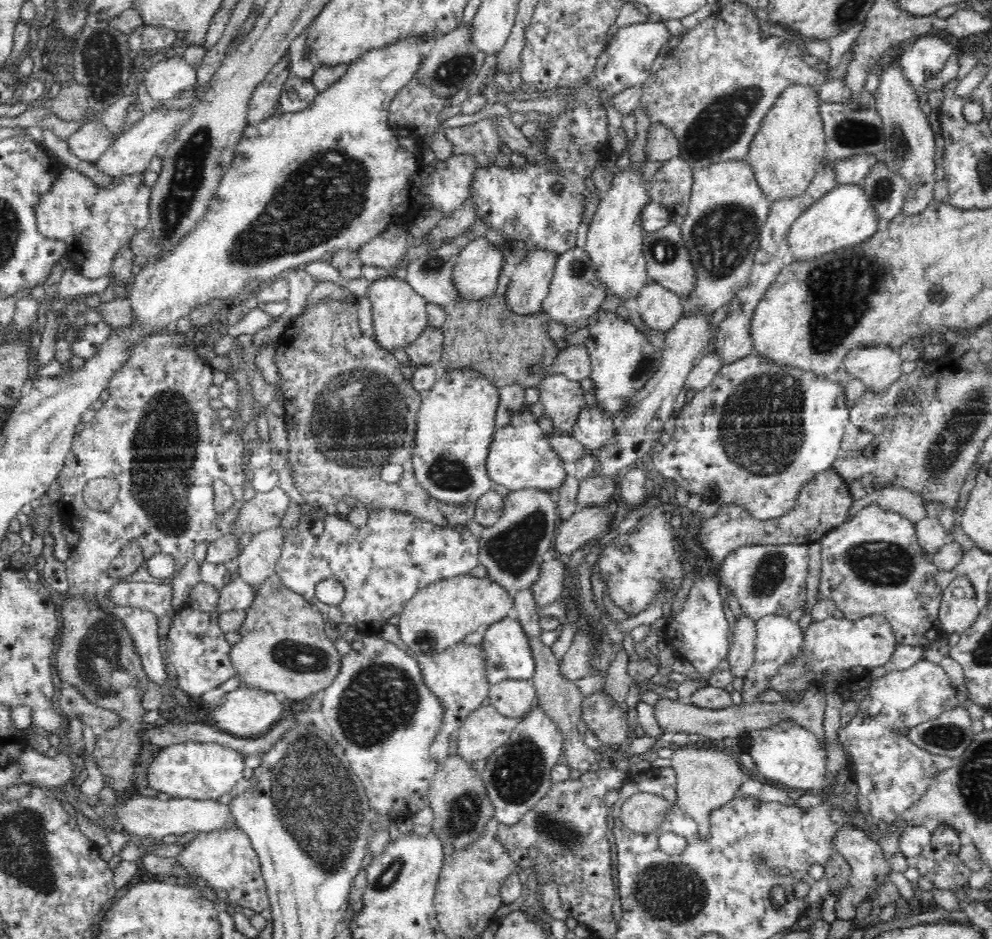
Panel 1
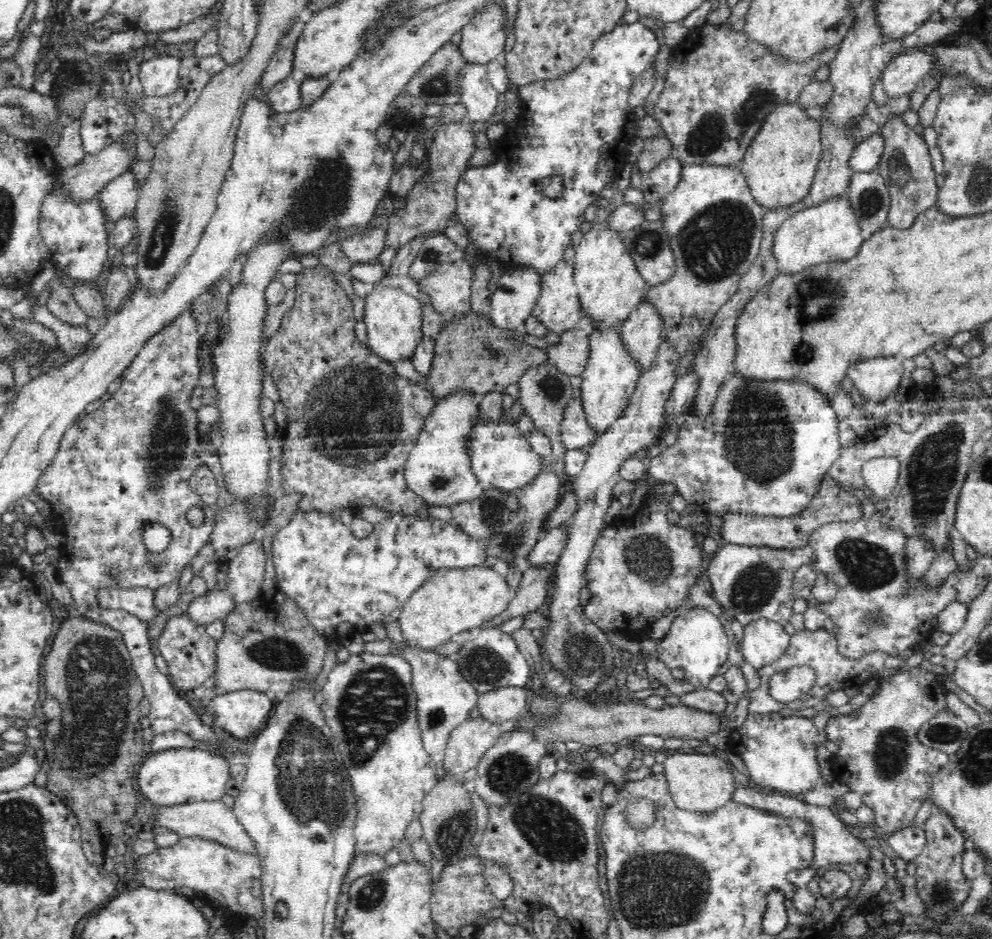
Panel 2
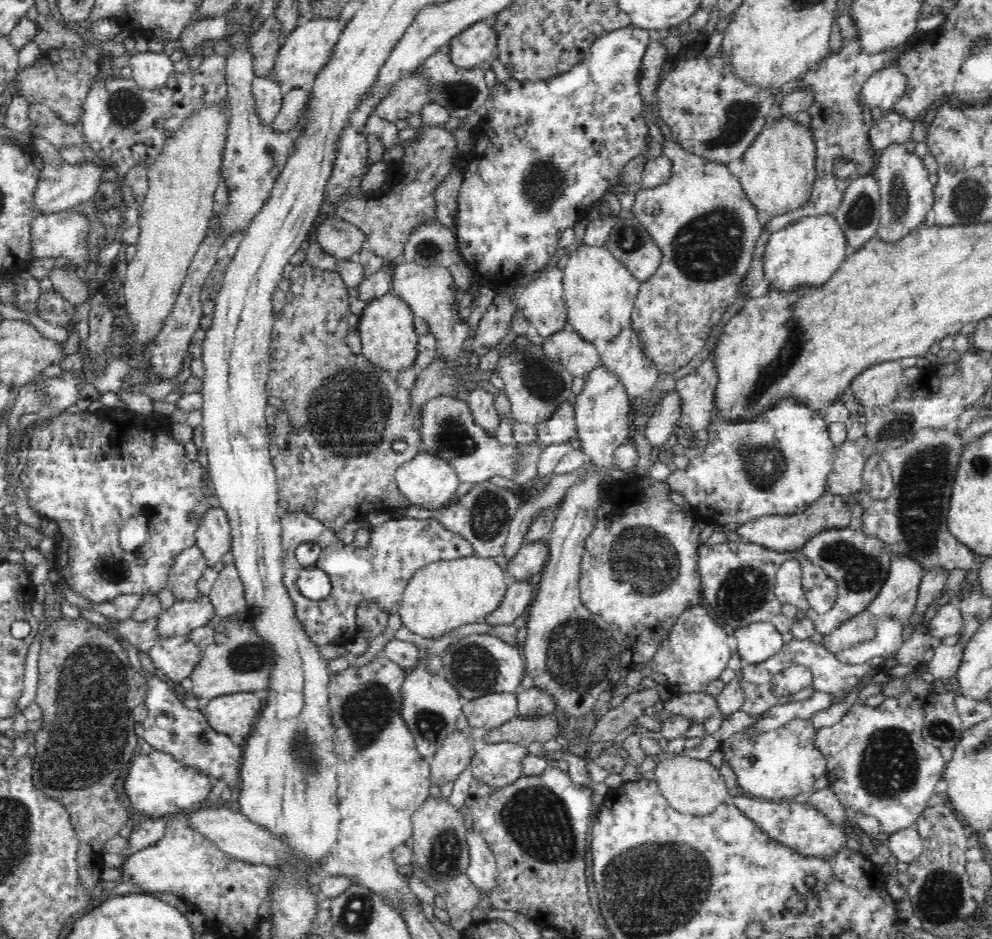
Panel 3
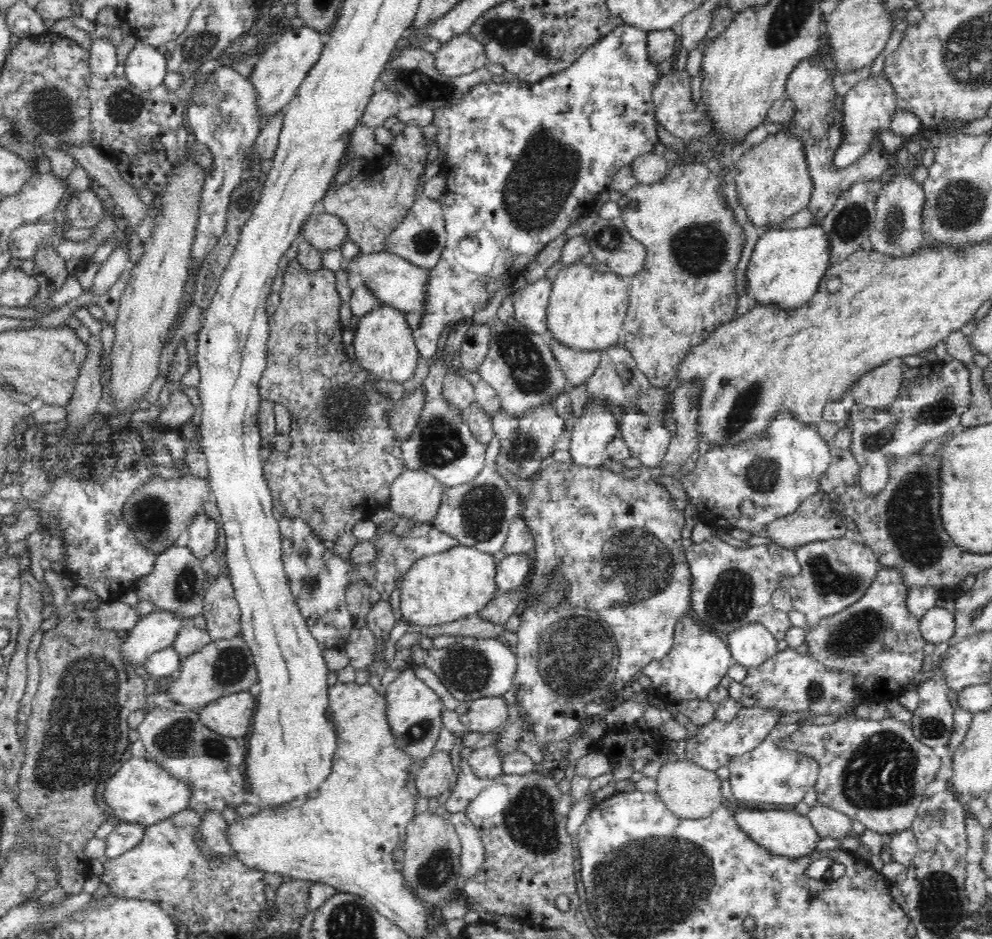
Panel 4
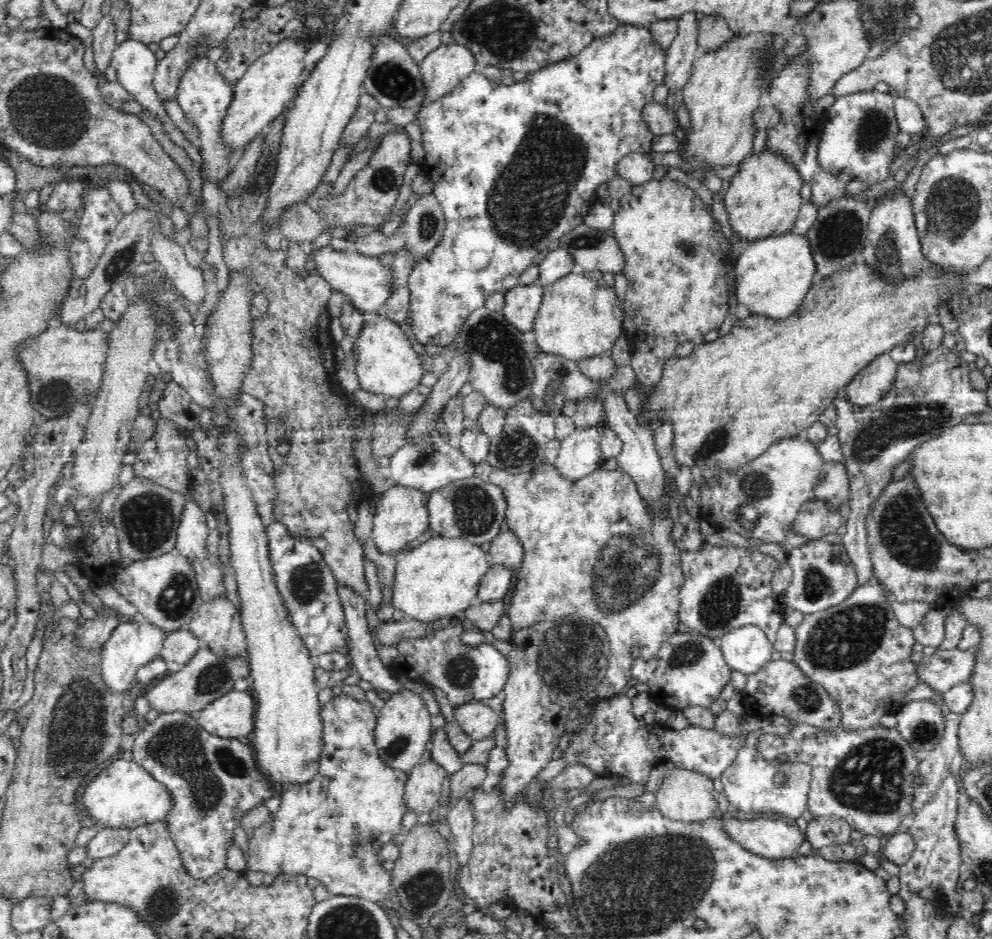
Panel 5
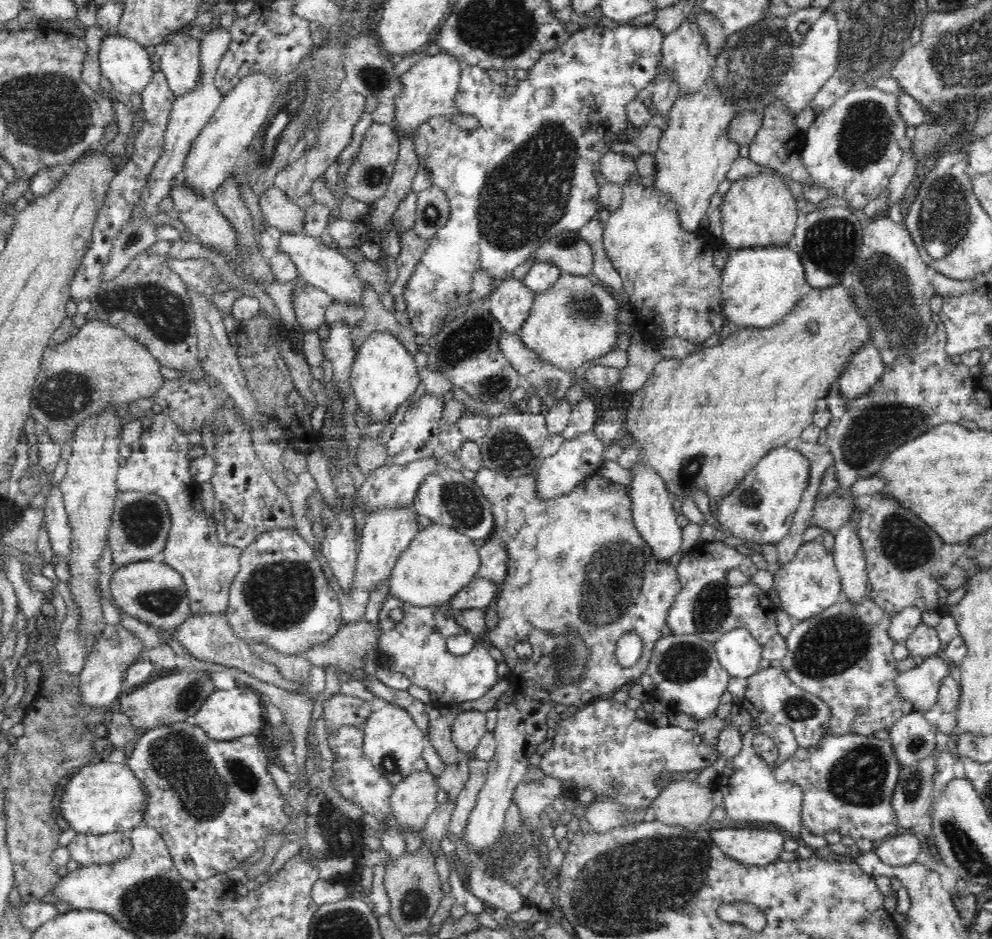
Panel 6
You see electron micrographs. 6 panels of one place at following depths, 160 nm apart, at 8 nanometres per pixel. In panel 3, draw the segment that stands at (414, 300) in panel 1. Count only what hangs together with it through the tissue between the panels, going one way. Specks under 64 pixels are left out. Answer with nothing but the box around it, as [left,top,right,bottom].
[359,294,419,375]

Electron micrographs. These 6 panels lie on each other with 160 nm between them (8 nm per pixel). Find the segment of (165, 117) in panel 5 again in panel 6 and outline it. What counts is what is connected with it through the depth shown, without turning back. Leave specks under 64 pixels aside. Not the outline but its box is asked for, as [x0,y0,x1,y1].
[99,35,157,94]

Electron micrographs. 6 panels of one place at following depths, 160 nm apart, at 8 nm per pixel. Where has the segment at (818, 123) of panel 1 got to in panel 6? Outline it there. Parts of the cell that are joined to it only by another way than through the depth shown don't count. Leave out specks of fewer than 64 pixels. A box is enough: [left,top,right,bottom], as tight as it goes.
[720,168,798,250]

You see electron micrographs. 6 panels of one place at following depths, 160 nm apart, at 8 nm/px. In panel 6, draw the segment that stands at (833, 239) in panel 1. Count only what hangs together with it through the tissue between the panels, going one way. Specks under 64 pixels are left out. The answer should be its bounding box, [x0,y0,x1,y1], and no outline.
[722,244,808,329]

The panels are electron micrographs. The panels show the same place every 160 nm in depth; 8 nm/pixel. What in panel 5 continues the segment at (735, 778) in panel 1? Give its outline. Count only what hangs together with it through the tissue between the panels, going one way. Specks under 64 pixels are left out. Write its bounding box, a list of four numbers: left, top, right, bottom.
[655,768,717,822]

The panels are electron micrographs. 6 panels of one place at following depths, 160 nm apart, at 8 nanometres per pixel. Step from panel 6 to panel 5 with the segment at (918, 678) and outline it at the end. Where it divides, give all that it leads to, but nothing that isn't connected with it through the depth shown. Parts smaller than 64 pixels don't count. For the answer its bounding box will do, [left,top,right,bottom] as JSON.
[916,648,976,694]

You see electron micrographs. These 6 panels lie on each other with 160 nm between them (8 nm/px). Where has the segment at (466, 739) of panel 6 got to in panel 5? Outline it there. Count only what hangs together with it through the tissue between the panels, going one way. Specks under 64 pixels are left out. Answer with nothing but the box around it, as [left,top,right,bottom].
[454,701,504,742]

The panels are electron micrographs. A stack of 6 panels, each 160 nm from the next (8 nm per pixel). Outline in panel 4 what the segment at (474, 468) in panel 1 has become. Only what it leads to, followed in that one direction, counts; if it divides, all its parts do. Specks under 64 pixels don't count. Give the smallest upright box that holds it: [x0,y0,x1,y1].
[389,469,445,525]

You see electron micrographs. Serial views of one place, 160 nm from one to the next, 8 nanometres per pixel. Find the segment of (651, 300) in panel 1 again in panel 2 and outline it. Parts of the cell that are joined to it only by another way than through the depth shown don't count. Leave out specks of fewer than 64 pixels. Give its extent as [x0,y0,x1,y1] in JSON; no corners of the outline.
[620,300,665,374]

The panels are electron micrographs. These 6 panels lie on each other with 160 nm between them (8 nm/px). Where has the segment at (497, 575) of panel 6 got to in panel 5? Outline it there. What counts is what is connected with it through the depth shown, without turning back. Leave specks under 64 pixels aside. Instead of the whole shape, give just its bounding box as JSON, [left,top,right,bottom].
[487,527,526,566]

